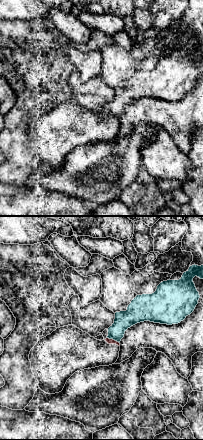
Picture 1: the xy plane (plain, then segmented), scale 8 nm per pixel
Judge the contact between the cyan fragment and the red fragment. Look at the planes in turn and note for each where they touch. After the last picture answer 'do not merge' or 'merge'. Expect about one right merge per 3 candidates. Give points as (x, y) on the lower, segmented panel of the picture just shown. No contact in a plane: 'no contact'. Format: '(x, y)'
(113, 339)

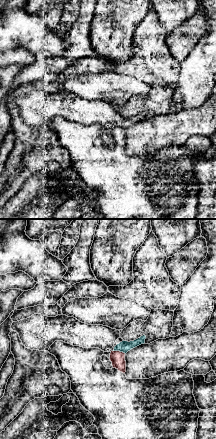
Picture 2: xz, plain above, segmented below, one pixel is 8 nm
(119, 350)

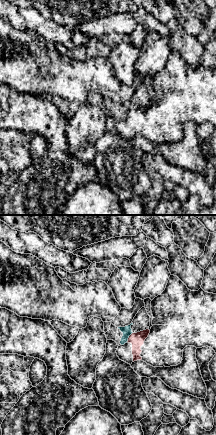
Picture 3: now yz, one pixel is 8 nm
(128, 337)

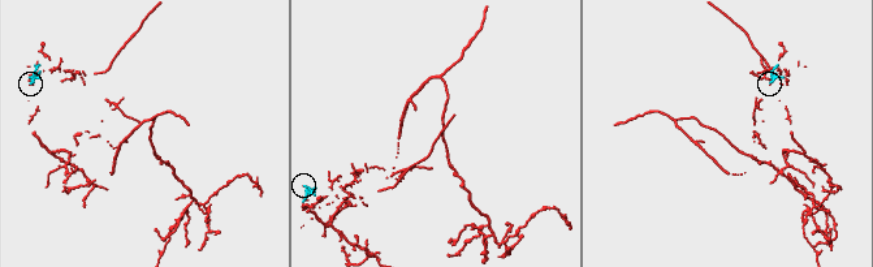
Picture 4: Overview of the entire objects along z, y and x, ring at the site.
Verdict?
do not merge

